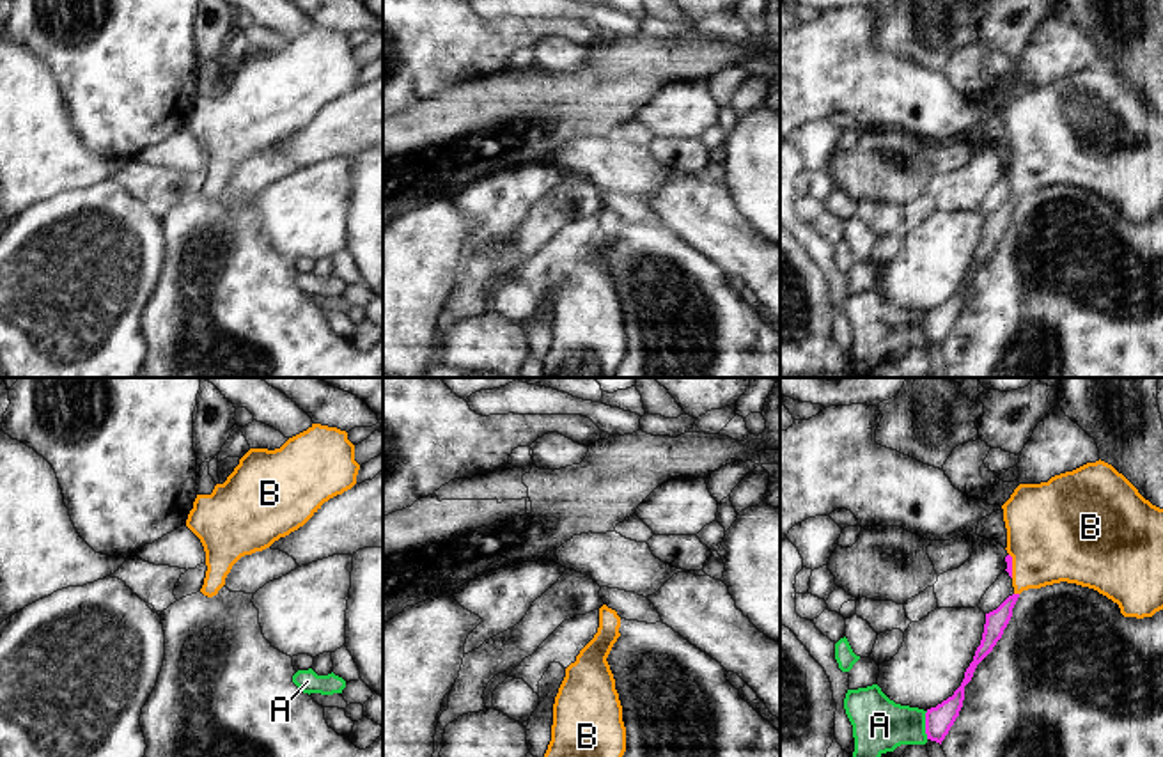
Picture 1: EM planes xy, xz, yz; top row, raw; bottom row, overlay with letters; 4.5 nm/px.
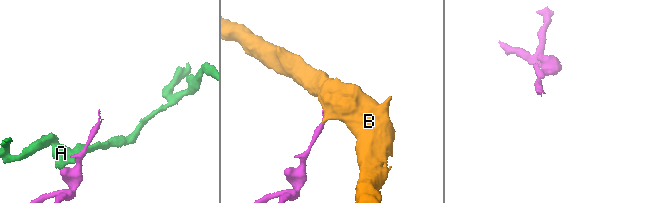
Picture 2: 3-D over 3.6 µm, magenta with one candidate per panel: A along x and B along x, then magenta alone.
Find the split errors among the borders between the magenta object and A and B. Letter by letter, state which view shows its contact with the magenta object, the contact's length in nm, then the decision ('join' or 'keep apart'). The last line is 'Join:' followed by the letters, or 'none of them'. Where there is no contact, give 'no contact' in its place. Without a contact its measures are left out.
A: yz | 130 nm | keep apart
B: yz | 110 nm | join
Join: B

